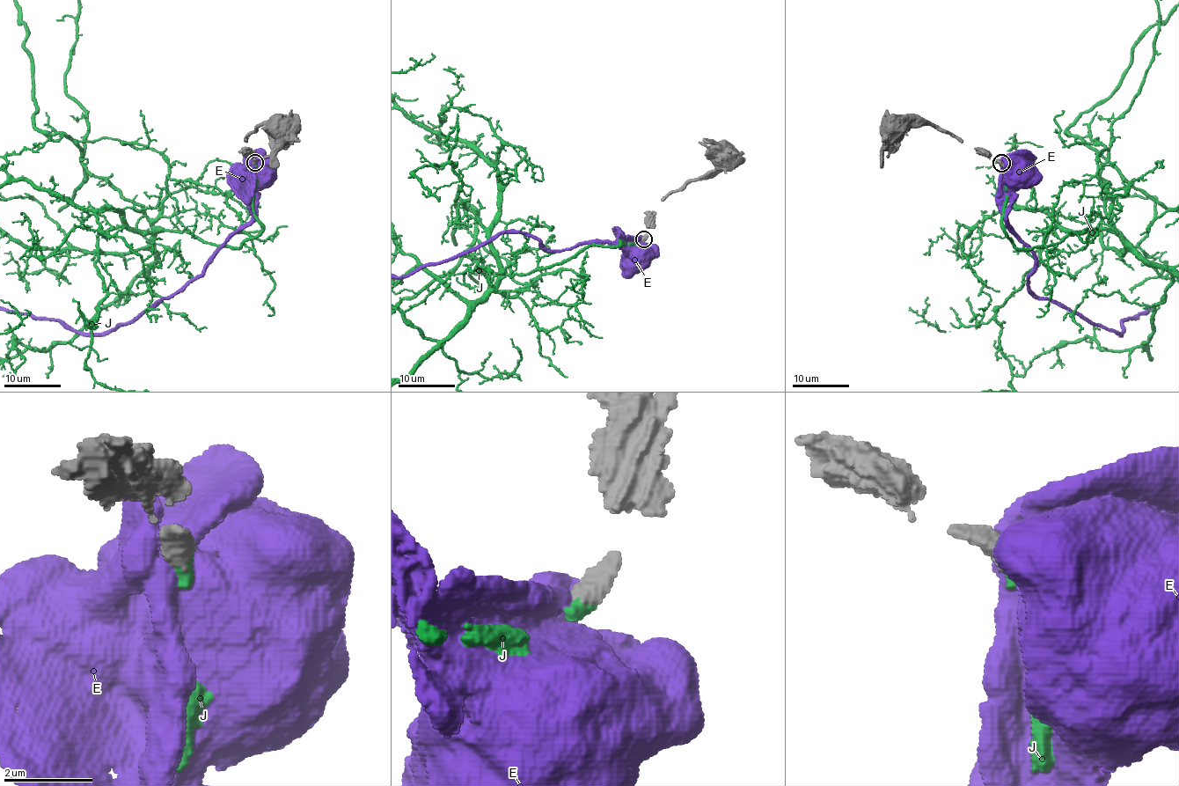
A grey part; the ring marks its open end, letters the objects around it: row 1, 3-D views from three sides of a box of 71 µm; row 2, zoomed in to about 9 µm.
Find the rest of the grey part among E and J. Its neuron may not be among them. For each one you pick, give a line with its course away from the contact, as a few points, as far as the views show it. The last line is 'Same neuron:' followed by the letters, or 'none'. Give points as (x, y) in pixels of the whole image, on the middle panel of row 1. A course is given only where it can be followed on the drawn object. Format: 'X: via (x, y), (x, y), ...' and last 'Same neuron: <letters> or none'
Same neuron: J

